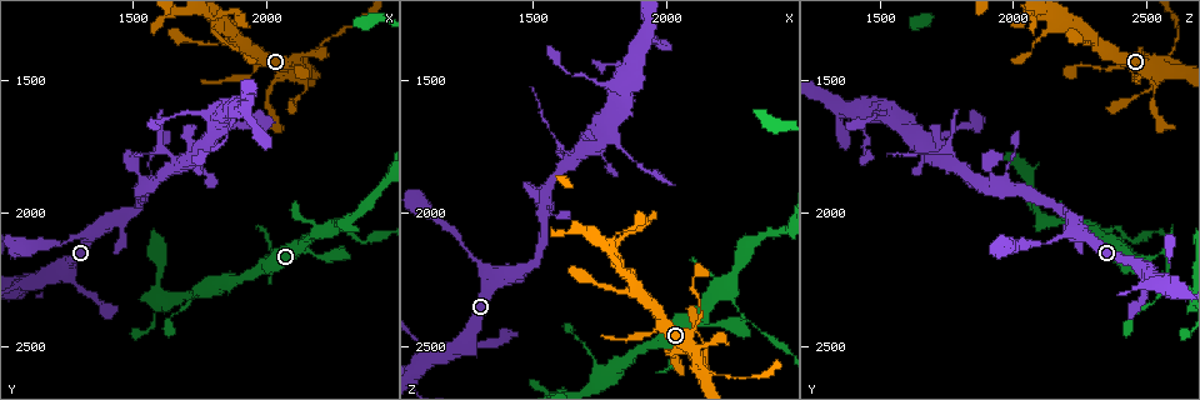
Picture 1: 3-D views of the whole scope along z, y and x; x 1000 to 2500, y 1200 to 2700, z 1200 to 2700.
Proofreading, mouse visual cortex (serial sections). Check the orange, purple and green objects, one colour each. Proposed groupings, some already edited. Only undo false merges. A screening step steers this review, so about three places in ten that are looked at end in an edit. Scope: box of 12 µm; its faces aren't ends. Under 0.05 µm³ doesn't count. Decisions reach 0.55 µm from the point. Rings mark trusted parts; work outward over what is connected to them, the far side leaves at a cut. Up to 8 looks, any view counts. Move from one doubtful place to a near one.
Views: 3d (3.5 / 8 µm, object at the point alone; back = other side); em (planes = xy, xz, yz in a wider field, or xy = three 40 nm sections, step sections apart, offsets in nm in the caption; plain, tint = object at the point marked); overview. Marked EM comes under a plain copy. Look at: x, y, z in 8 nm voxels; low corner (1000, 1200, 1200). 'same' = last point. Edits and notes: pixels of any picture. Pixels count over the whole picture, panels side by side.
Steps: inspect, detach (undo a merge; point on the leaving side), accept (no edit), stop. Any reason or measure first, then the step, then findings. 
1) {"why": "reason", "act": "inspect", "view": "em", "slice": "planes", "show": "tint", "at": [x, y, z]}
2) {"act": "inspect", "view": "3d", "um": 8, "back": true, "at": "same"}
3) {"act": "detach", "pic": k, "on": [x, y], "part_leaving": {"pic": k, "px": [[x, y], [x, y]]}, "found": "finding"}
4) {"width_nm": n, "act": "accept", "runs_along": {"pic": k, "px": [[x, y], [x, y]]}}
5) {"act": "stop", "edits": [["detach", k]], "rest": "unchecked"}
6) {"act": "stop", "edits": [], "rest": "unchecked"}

{"why": "looks like a crossing", "act": "inspect", "view": "em", "slice": "planes", "show": "tint", "at": [1660, 1830, 1770]}

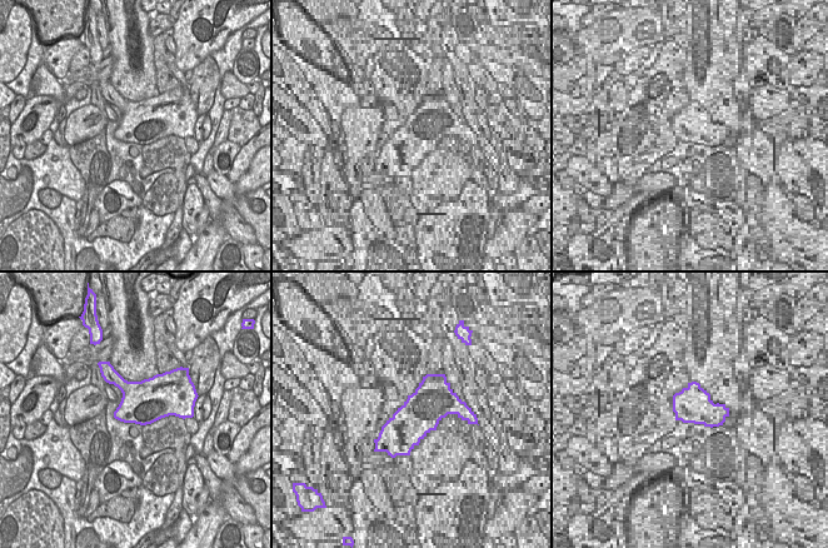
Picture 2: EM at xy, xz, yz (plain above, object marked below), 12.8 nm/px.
{"act": "inspect", "view": "3d", "um": 3.5, "at": "same"}

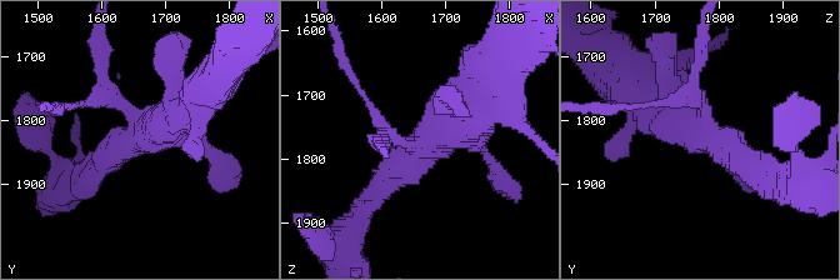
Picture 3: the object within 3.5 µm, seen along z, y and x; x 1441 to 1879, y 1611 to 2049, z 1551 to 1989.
{"arm_widths_nm": [200, 200, 300, 500], "act": "detach", "pic": 3, "on": [383, 126], "part_leaving": {"pic": 3, "px": [[418, 144], [383, 135], [383, 148]]}, "found": "a second cell is stuck on"}

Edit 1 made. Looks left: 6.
{"act": "inspect", "view": "overview"}

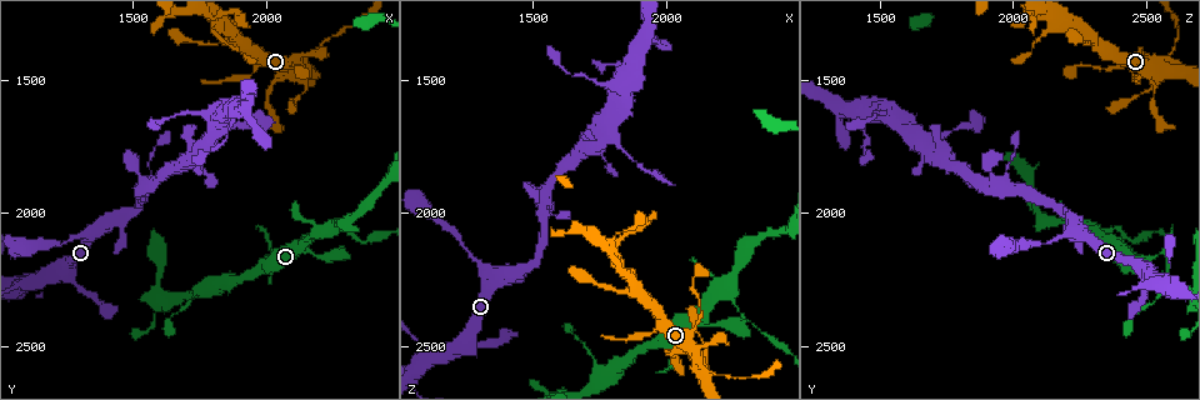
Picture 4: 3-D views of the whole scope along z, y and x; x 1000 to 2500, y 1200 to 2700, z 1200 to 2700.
{"why": "thick turns thin", "act": "inspect", "view": "3d", "um": 3.5, "at": [1800, 1310, 2140]}

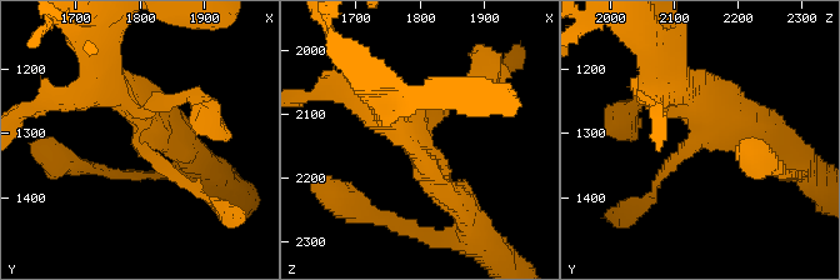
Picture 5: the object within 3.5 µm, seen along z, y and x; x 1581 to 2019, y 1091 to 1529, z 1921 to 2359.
{"why": "shape alone is not enough", "act": "inspect", "view": "em", "slice": "xy", "step": 3, "show": "tint", "at": [1795, 1310, 2140]}

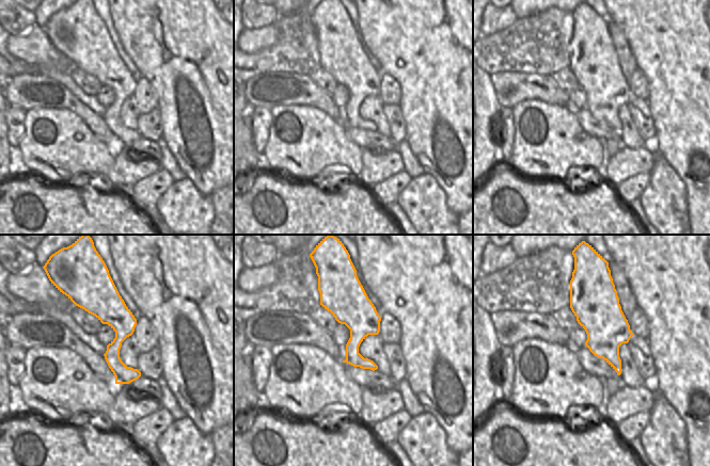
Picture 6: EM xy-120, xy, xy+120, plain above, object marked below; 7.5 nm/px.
{"act": "accept", "runs_along": {"pic": 5, "px": [[755, 129], [714, 118], [656, 186]]}, "found": "all the same cell"}

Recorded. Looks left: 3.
{"why": "calibre changes", "act": "inspect", "view": "3d", "um": 3.5, "at": [2270, 2060, 2380]}

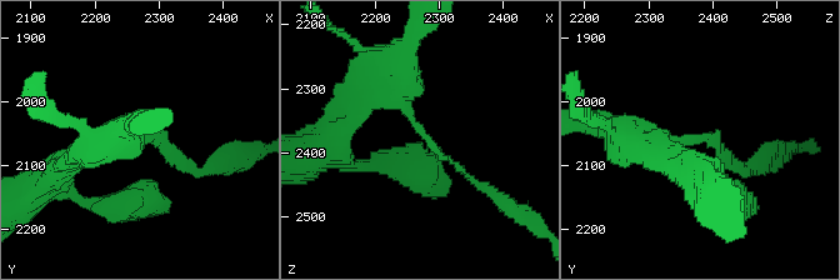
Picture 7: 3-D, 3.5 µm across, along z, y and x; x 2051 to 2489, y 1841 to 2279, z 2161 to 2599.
{"arm_widths_nm": [100, 300], "why": "shape alone is not enough", "act": "inspect", "view": "em", "slice": "planes", "show": "tint", "at": [2275, 2060, 2375]}

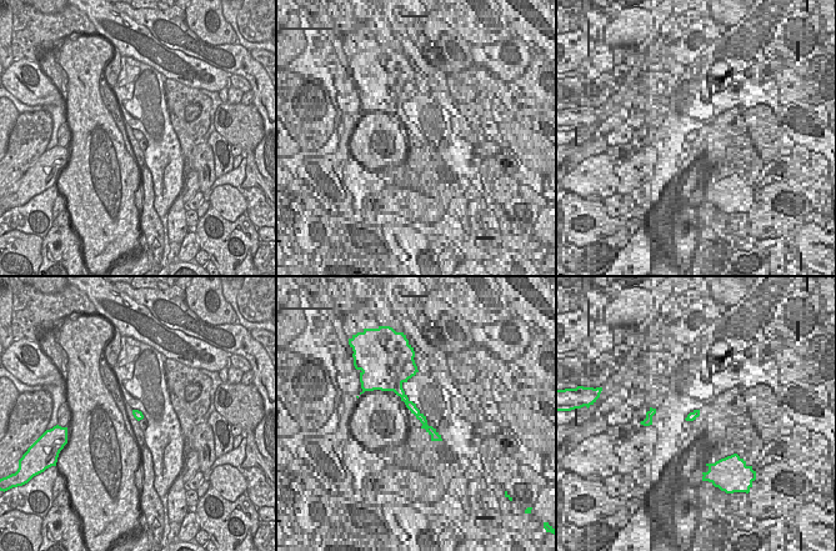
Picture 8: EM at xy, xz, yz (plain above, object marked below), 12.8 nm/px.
{"act": "accept", "runs_along": {"pic": 7, "px": [[365, 100], [380, 86], [480, 186]]}, "found": "one cell here"}

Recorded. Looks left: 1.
{"act": "stop", "edits": [["detach", 3]], "rest": "unchecked"}

